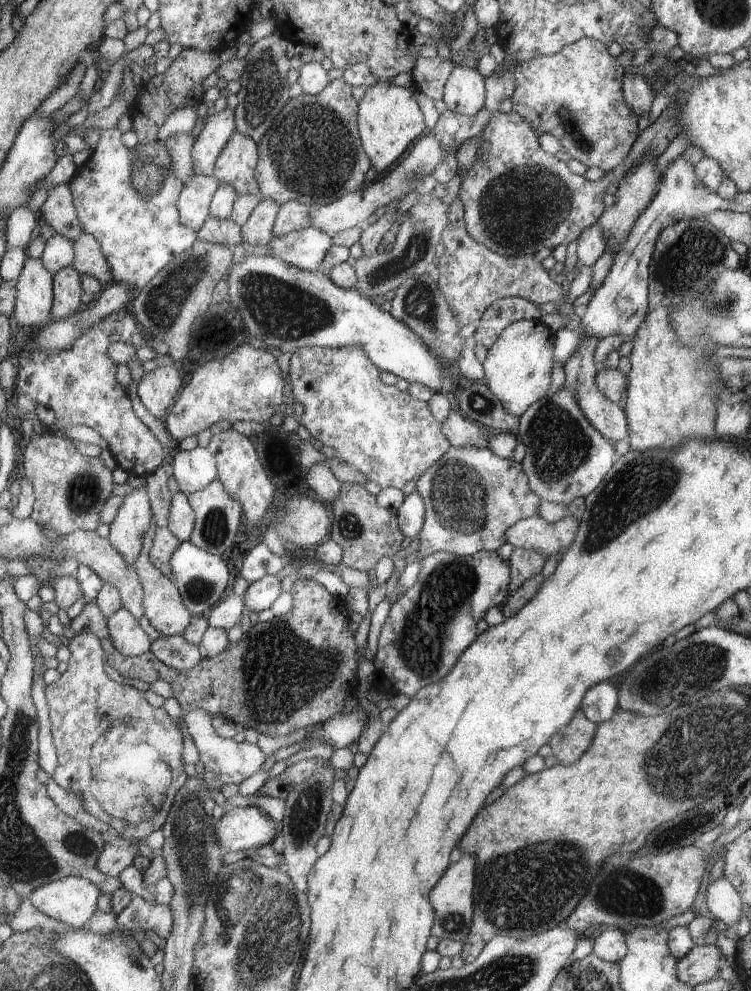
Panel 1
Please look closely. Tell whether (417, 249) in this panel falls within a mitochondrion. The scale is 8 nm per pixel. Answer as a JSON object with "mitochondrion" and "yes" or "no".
{"mitochondrion":"yes"}

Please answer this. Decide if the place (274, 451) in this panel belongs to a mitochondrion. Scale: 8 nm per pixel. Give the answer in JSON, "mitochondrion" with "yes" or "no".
{"mitochondrion":"no"}

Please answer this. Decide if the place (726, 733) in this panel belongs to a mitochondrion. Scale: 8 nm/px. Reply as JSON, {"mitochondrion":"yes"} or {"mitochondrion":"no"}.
{"mitochondrion":"yes"}

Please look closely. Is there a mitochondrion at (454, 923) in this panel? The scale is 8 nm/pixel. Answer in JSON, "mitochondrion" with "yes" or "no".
{"mitochondrion":"yes"}

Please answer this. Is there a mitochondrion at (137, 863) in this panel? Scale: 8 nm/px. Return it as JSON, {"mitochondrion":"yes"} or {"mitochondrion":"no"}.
{"mitochondrion":"no"}

